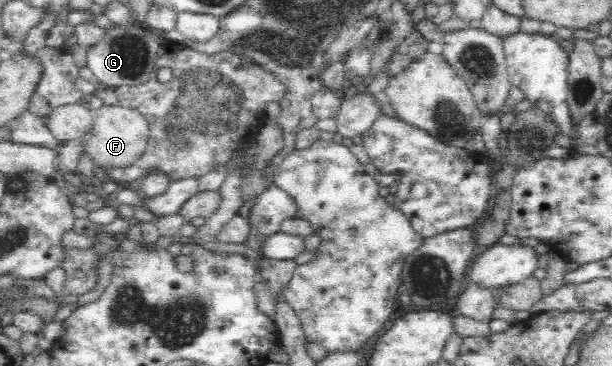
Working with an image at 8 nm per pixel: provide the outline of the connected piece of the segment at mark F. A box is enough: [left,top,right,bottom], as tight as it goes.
[83,105,150,173]

